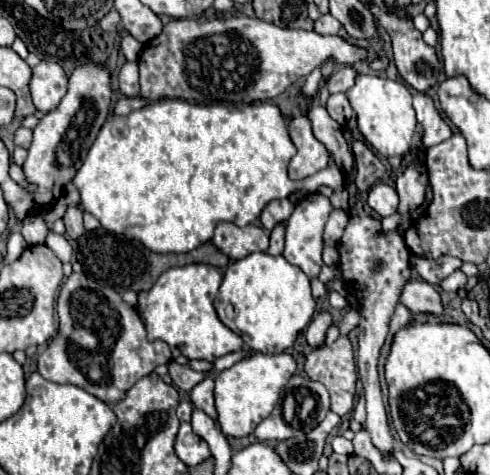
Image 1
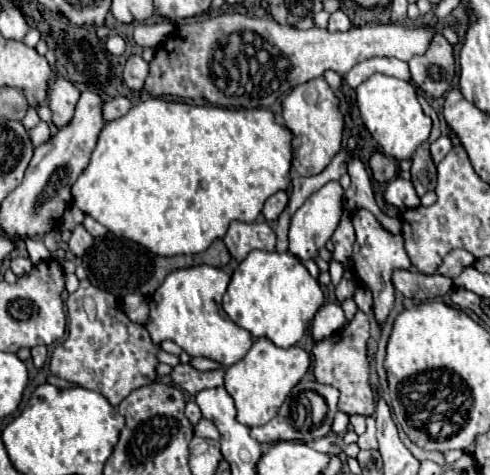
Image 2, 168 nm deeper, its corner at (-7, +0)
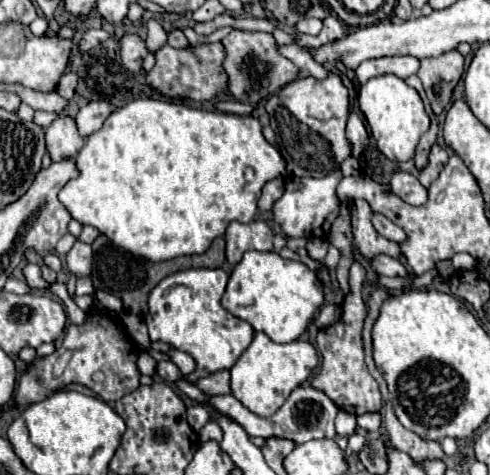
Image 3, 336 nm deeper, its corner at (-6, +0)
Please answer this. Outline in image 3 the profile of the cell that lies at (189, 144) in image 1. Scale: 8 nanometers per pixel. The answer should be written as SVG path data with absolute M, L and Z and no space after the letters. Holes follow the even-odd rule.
M136 99L120 109L116 109L114 113L110 113L110 117L106 119L104 127L96 133L92 133L84 147L80 149L78 157L76 157L76 167L80 171L80 175L76 179L72 179L70 183L66 183L66 187L60 191L60 201L66 205L66 209L70 211L70 215L80 221L82 225L92 225L96 227L100 233L104 233L110 241L114 241L118 247L146 257L150 261L168 261L180 255L192 255L192 253L204 253L210 243L216 237L222 237L228 223L230 221L240 221L240 223L250 223L256 215L256 203L260 199L262 187L278 177L286 177L286 167L284 161L280 159L280 153L264 139L262 133L262 123L252 117L252 115L232 115L232 113L223 113L217 110L205 110L202 108L192 107L185 103L174 103L166 99Z

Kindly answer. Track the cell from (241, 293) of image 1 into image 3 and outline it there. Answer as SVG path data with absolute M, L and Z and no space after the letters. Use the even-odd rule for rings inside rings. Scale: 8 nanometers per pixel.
M246 251L242 261L232 269L222 307L234 317L252 325L254 331L266 333L276 343L296 341L316 315L324 301L322 283L304 263L282 259L278 253Z

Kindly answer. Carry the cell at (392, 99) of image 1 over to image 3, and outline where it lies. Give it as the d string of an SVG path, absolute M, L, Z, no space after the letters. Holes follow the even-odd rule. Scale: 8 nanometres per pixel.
M380 75L360 87L358 103L360 103L360 111L364 113L364 117L368 121L372 137L376 139L378 149L390 161L396 161L396 163L410 161L414 157L414 149L418 145L418 139L430 127L430 117L424 111L424 103L422 103L420 95L416 93L416 89L408 87L396 75Z

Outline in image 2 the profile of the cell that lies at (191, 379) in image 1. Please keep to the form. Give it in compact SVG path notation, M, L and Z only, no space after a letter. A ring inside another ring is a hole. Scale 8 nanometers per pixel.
M177 365L171 371L171 379L173 383L177 383L181 389L189 391L189 393L199 393L203 389L211 389L211 387L221 387L223 385L223 377L225 371L223 369L213 369L213 371L195 371L191 365Z

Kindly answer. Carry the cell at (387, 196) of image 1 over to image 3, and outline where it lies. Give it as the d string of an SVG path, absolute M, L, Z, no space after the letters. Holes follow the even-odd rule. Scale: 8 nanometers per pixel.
M396 171L392 175L390 181L392 191L404 199L410 205L424 205L428 199L428 191L418 183L418 179L412 173L404 173L404 171Z

